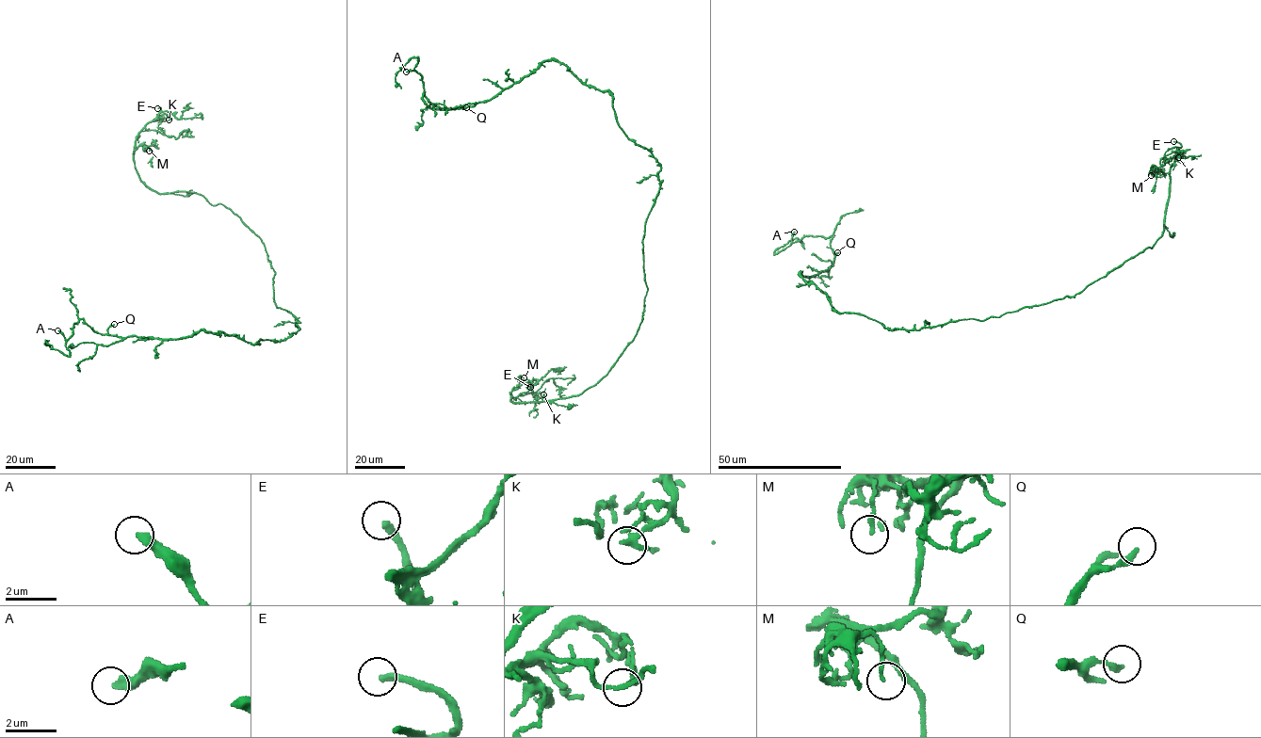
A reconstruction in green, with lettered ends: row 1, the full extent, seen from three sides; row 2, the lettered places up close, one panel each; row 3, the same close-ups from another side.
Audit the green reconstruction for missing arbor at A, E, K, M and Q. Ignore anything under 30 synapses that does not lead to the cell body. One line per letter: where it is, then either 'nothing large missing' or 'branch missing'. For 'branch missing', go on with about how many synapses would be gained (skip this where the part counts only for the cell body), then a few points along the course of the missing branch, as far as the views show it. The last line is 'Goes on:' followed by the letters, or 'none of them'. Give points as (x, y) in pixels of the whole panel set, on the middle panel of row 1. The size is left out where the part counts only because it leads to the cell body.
A: (406, 72) | nothing large missing
E: (530, 387) | branch missing | (530, 387), (516, 365), (498, 352), (500, 346)
K: (543, 394) | nothing large missing
M: (524, 377) | nothing large missing
Q: (466, 107) | nothing large missing
Goes on: E

